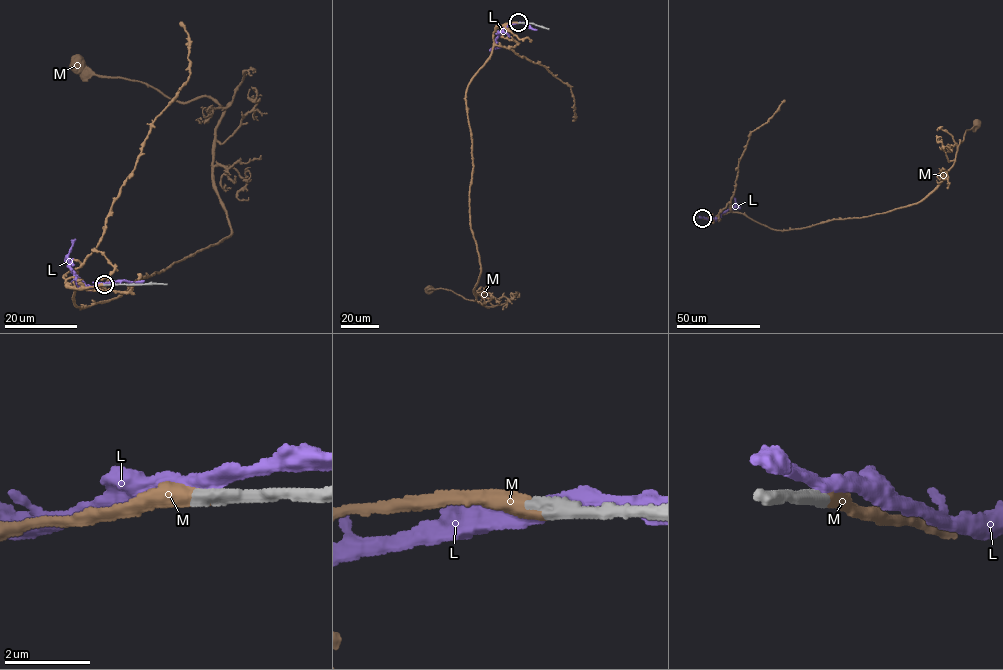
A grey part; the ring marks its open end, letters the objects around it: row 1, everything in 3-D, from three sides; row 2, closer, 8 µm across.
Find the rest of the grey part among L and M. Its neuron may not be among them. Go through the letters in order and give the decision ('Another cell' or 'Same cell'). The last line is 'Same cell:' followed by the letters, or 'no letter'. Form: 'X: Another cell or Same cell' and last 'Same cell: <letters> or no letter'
L: Another cell
M: Same cell
Same cell: M

